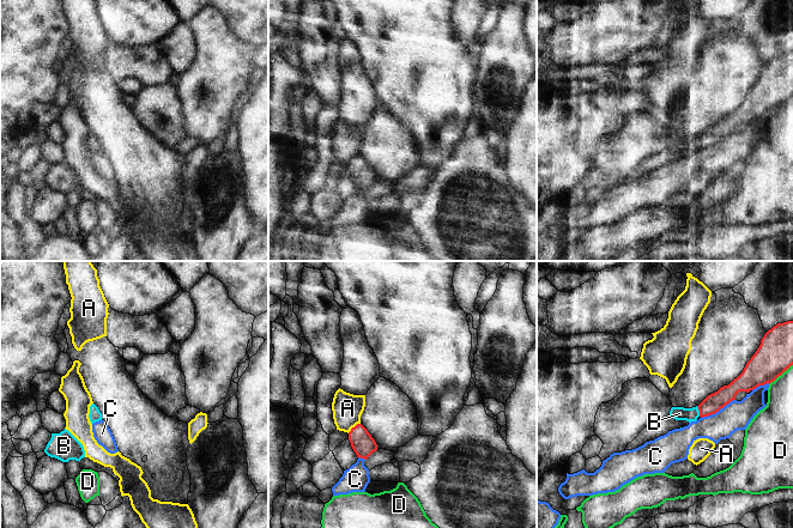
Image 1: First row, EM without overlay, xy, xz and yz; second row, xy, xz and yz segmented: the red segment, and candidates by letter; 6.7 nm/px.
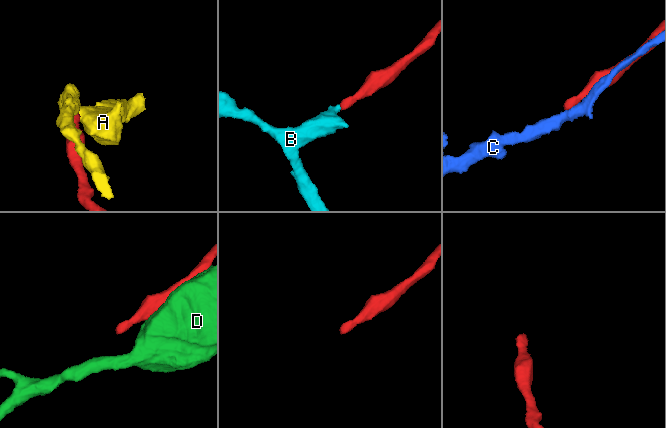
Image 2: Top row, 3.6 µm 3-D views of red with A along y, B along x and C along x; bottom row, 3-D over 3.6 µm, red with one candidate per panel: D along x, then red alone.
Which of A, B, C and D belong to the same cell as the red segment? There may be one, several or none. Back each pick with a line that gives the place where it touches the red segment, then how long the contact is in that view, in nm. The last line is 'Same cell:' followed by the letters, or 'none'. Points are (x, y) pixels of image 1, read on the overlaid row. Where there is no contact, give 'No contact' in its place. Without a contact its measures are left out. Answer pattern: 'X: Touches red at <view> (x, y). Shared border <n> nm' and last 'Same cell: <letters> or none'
B: Touches red at yz (698, 410). Shared border 80 nm
Same cell: B

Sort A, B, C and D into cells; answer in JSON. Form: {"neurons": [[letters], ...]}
{"neurons": [["A"], ["B"], ["C"], ["D"]]}

